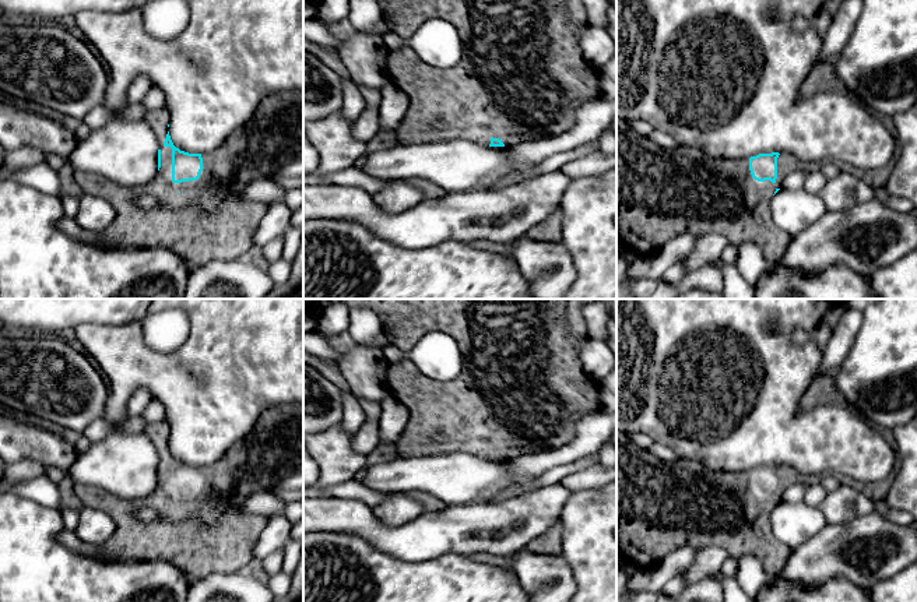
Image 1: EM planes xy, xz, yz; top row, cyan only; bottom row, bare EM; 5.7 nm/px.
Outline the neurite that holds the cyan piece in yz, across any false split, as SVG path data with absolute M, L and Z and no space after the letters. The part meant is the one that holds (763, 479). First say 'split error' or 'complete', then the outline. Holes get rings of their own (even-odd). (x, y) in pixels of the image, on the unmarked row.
split error; M616 430L616 557L637 568L658 564L679 546L693 549L720 546L738 559L756 557L767 580L780 574L791 549L779 542L770 529L770 513L793 483L808 483L809 478L791 467L759 467L749 472L714 472L695 460L678 458L672 464L660 461L650 450L640 448L632 436Z

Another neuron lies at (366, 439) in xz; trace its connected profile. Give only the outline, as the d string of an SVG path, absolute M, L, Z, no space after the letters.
M366 416L361 429L354 434L352 447L356 453L369 454L379 446L379 443L377 423Z

